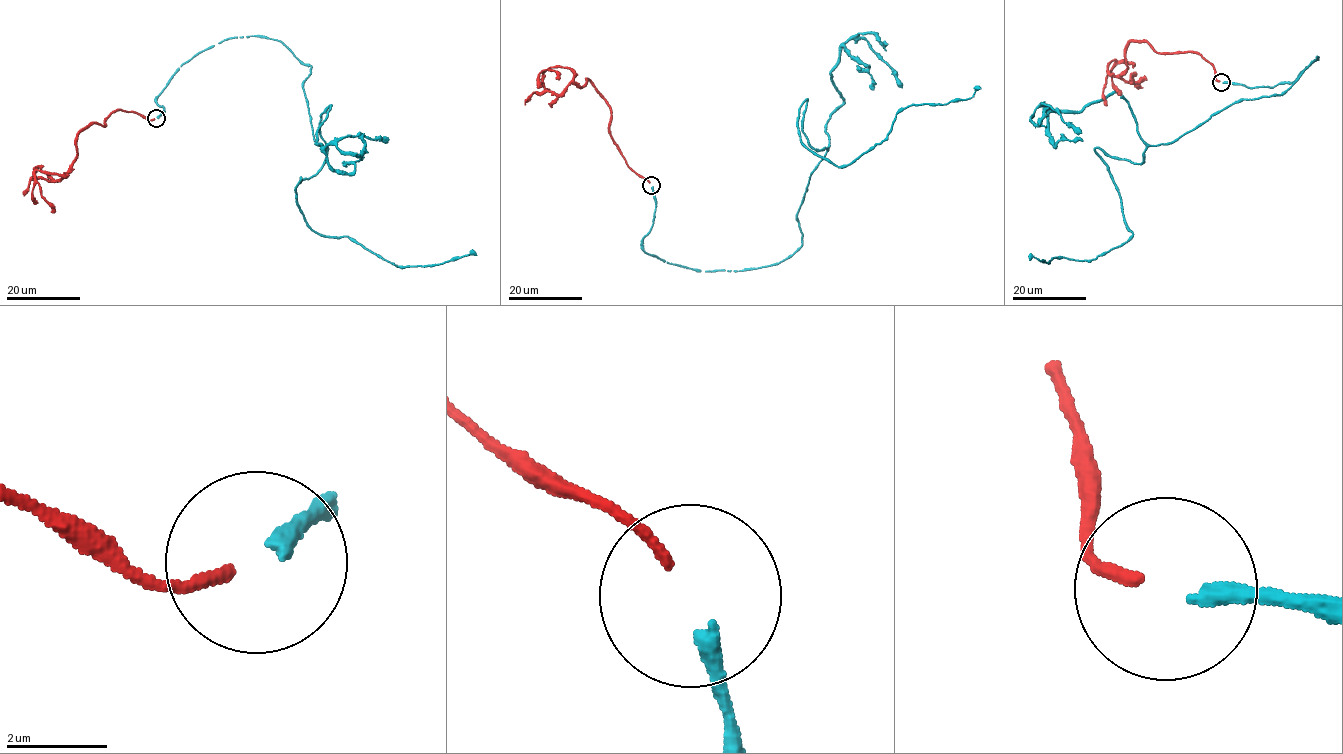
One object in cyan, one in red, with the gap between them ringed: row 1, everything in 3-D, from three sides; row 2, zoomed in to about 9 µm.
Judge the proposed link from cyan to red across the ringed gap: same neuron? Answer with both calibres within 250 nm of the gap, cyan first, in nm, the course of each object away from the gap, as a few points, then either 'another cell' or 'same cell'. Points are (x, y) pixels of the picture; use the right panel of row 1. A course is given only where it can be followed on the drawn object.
320 nm thick on the cyan side, 200 nm on the other; cyan runs (1222, 82), (1291, 83), (1317, 56), (1140, 164), (1096, 148), (1130, 237), (1030, 260); red runs (1219, 81), (1200, 54), (1156, 52), (1134, 40), (1126, 70), (1107, 68), (1114, 60), (1107, 105); same cell

